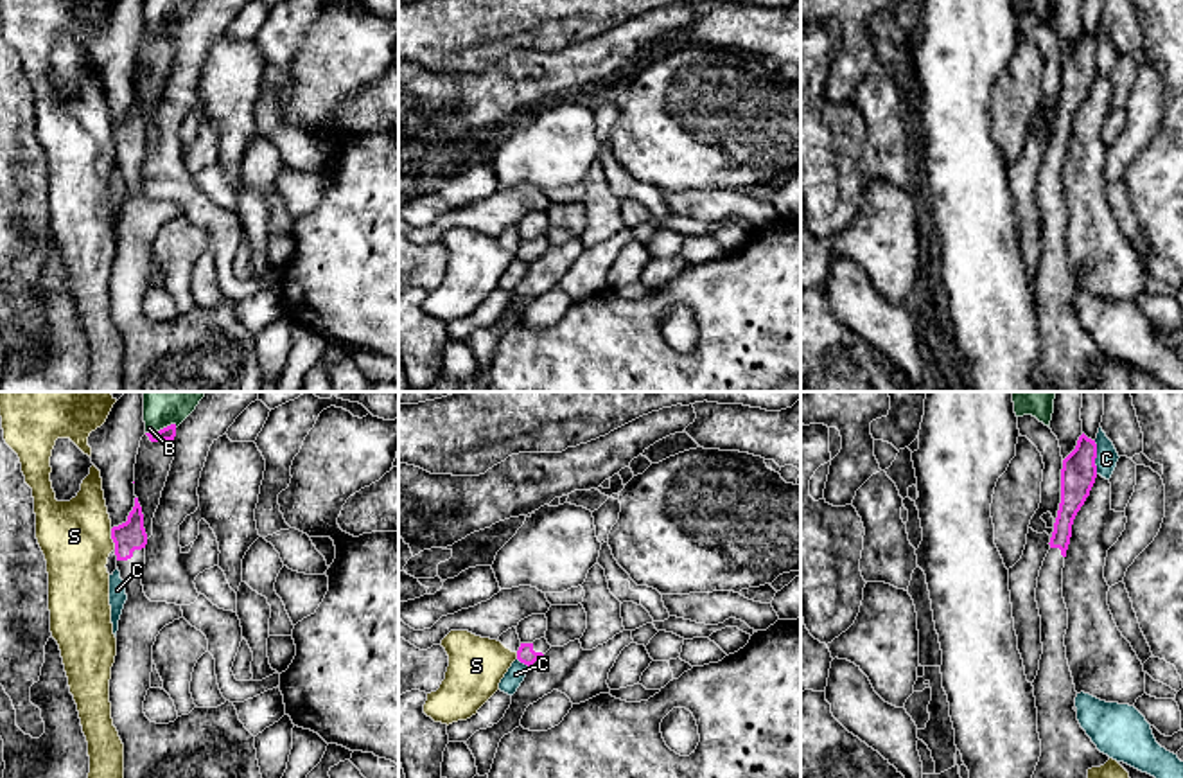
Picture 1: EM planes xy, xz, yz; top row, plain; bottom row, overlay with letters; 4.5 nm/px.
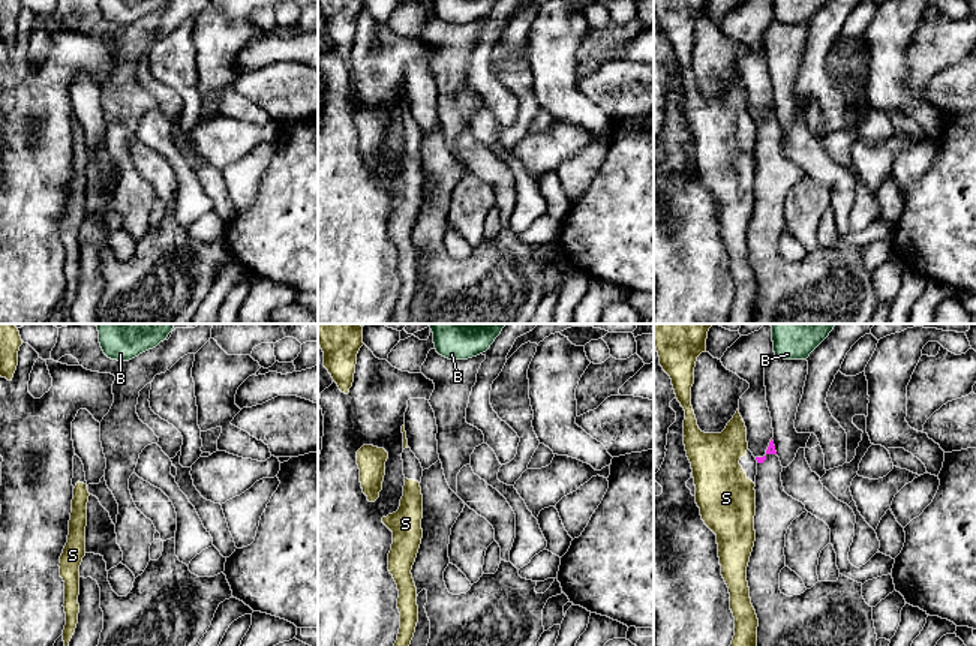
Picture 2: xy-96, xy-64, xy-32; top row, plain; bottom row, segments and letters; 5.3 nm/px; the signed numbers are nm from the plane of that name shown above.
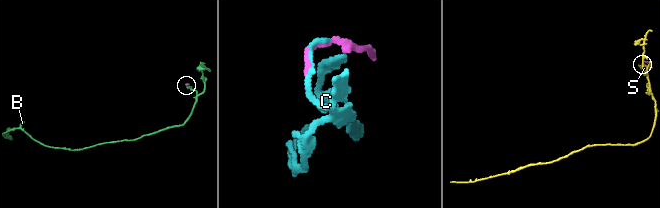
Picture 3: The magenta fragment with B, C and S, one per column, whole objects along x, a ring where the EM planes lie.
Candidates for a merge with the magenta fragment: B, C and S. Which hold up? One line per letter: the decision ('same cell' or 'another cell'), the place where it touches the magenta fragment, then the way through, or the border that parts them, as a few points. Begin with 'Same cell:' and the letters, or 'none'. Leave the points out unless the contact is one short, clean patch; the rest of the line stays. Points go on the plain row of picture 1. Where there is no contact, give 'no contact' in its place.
Same cell: none
B: another cell; contact xy (160, 27); border xy (176, 22), (146, 31)
C: another cell; contact yz (1095, 54)
S: another cell; contact xy (112, 135)

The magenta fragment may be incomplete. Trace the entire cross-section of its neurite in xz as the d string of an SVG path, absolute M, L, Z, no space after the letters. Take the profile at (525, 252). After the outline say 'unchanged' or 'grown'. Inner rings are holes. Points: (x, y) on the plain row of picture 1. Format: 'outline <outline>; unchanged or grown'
outline M546 235L535 237L533 241L521 241L517 248L517 257L524 262L533 262L537 257L540 257L551 243Z; grown

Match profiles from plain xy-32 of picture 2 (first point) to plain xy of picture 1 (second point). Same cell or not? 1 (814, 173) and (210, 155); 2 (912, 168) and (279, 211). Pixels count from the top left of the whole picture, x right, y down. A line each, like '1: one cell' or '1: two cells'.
1: one cell
2: two cells

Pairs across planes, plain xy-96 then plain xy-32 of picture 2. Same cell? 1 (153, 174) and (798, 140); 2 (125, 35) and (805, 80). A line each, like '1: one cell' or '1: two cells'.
1: one cell
2: two cells

